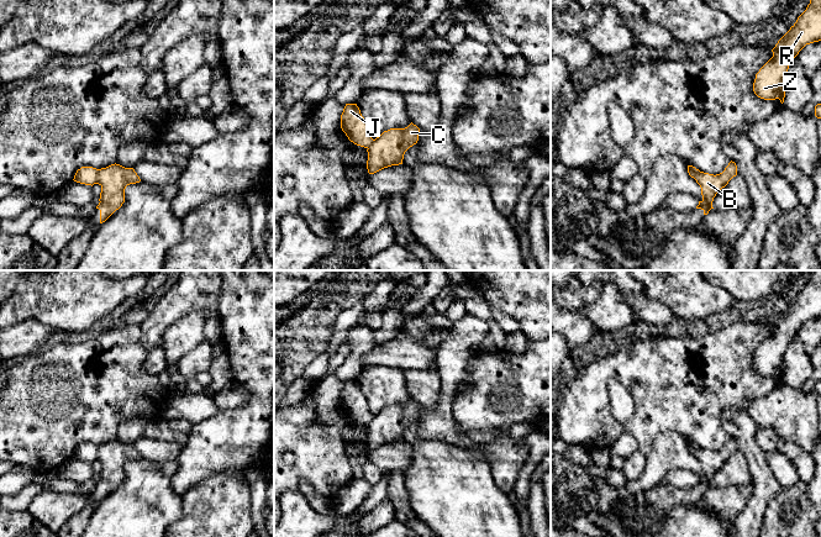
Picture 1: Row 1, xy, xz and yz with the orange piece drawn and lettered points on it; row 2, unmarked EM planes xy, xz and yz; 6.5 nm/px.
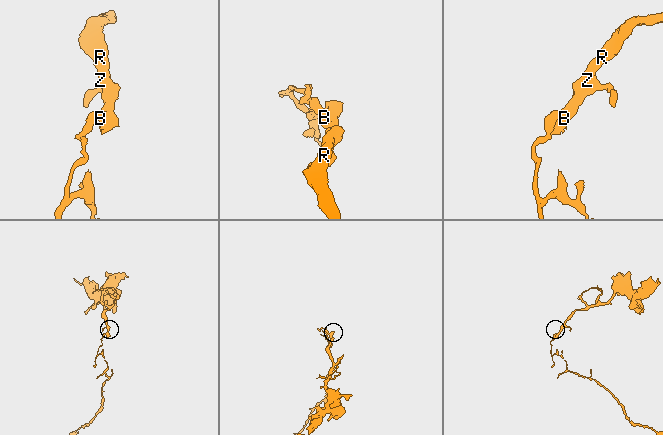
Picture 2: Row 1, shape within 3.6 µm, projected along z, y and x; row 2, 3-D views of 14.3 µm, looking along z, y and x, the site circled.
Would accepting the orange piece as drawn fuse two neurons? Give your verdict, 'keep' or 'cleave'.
cleave

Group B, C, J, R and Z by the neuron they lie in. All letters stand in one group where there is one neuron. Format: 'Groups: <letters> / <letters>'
Groups: B C R Z / J

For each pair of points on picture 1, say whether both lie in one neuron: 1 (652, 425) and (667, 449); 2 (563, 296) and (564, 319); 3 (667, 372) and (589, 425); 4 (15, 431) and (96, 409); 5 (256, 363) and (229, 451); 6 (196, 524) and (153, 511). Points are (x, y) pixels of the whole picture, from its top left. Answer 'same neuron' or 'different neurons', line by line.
1: different neurons
2: different neurons
3: same neuron
4: same neuron
5: same neuron
6: different neurons

